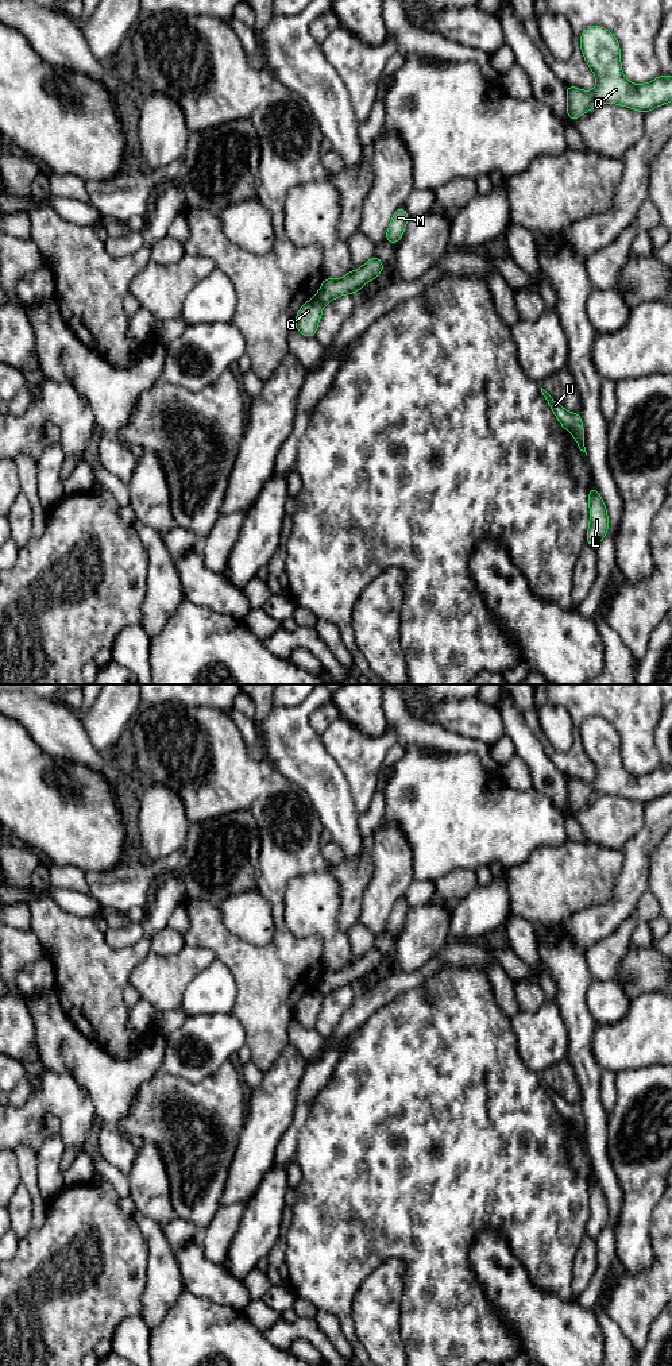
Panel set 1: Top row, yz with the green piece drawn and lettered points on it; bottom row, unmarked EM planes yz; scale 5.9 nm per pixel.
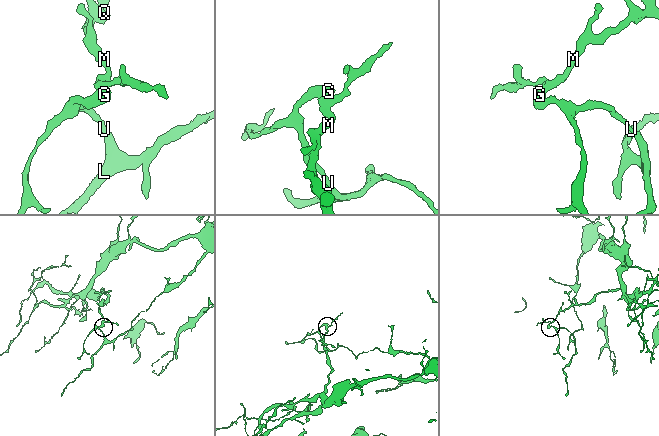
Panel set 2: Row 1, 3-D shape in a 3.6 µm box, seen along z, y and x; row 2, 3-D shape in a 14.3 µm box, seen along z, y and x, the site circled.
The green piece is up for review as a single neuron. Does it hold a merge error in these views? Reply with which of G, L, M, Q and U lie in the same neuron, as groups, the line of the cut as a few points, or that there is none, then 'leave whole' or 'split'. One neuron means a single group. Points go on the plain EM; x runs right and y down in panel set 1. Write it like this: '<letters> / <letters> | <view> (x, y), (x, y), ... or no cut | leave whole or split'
G L U / M Q | yz (315, 987), (324, 995) | split

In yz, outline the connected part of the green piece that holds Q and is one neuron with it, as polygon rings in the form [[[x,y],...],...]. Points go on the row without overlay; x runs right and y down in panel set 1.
[[[605,718],[586,719],[579,736],[584,752],[596,768],[596,777],[594,782],[586,783],[565,776],[569,811],[576,811],[590,800],[607,794],[646,804],[672,792],[672,768],[660,765],[644,776],[636,776],[623,768],[619,734]]]

